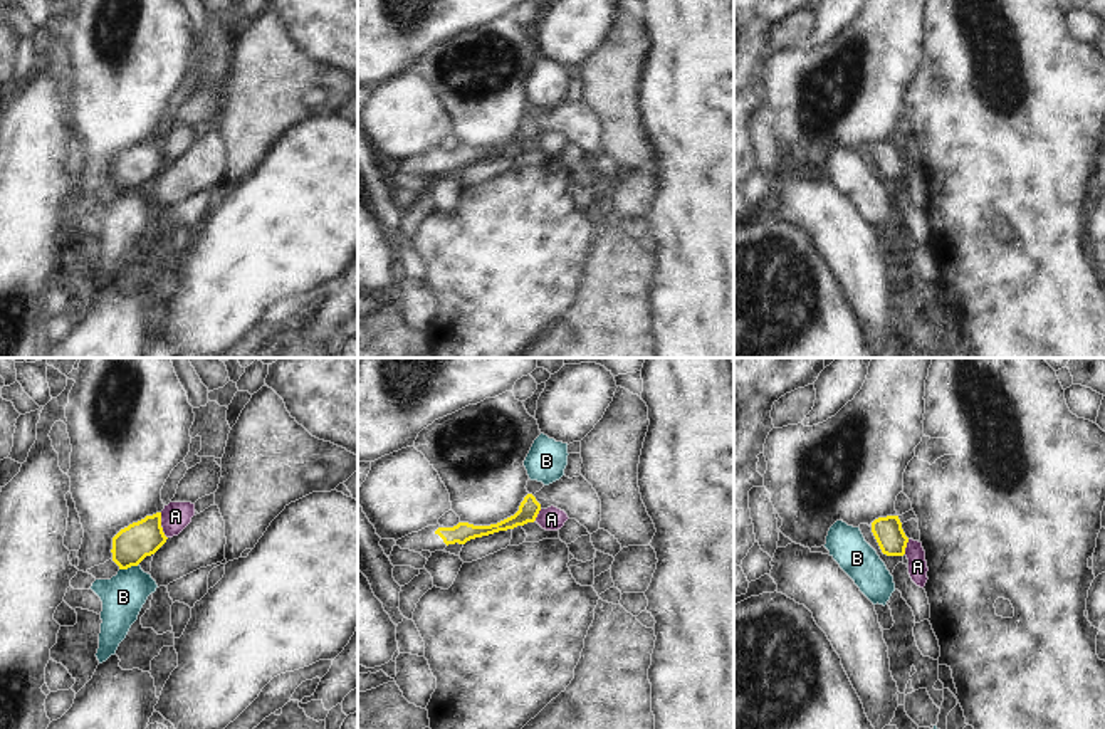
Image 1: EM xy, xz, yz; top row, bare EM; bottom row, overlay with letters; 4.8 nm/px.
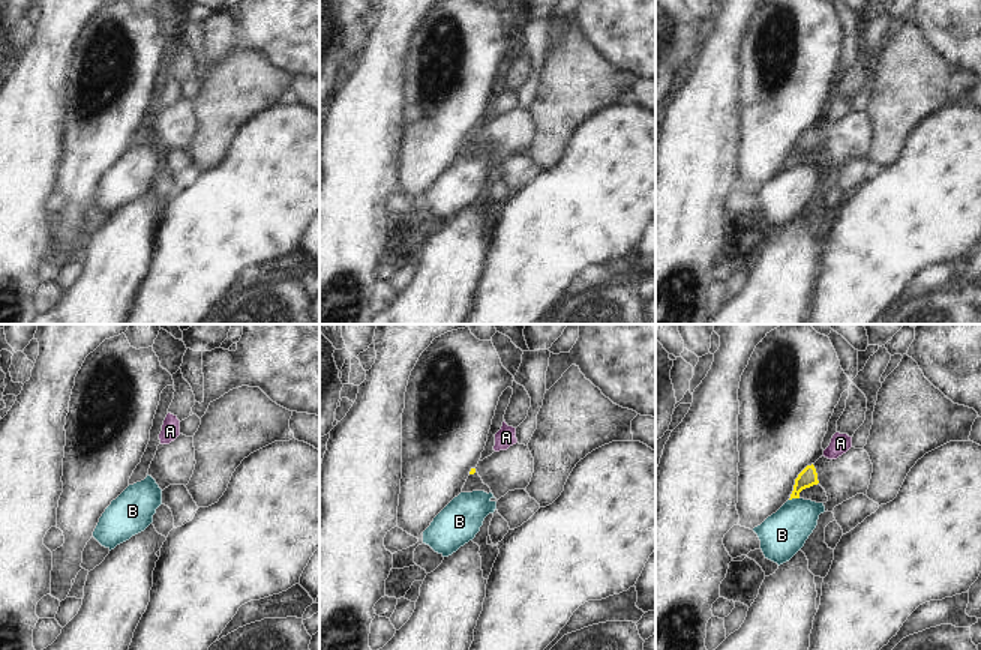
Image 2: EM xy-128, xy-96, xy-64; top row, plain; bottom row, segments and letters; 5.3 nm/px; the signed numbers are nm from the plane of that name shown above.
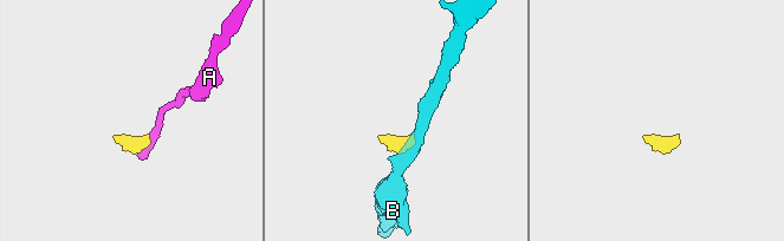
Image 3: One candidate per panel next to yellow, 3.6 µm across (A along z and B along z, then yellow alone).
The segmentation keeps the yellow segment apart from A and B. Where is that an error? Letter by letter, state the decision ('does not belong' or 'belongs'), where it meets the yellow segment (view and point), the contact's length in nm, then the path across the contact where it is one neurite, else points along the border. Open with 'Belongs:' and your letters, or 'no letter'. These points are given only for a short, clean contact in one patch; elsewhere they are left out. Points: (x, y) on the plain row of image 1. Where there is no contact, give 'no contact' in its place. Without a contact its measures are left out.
Belongs: no letter
A: does not belong; meets yellow in xy at (160, 150); contact 130 nm long; border along xy (160, 136), (160, 150), (167, 162)
B: does not belong; meets yellow in xy at (128, 190); contact 100 nm long; border along xy (138, 187), (120, 194)

